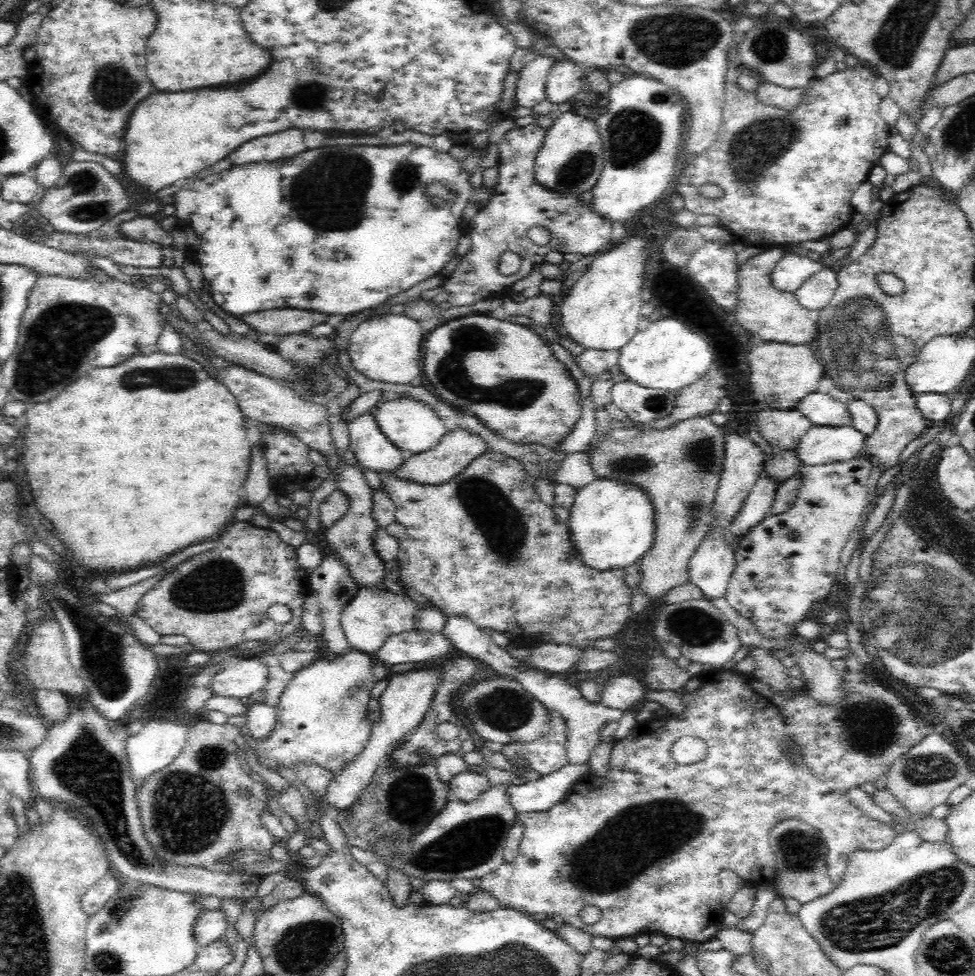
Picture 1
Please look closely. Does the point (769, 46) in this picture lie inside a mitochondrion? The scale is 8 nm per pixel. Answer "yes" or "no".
yes

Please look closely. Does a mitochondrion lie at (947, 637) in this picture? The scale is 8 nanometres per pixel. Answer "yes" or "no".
yes

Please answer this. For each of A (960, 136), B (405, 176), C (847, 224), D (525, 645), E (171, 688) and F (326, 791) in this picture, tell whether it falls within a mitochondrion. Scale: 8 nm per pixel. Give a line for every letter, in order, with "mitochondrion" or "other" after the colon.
A: mitochondrion
B: mitochondrion
C: other
D: other
E: other
F: other

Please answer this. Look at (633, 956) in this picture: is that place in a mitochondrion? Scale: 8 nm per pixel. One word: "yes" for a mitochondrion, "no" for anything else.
no

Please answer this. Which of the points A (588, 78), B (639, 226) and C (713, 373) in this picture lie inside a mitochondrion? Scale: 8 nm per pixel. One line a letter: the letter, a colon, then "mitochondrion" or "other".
A: other
B: other
C: other

